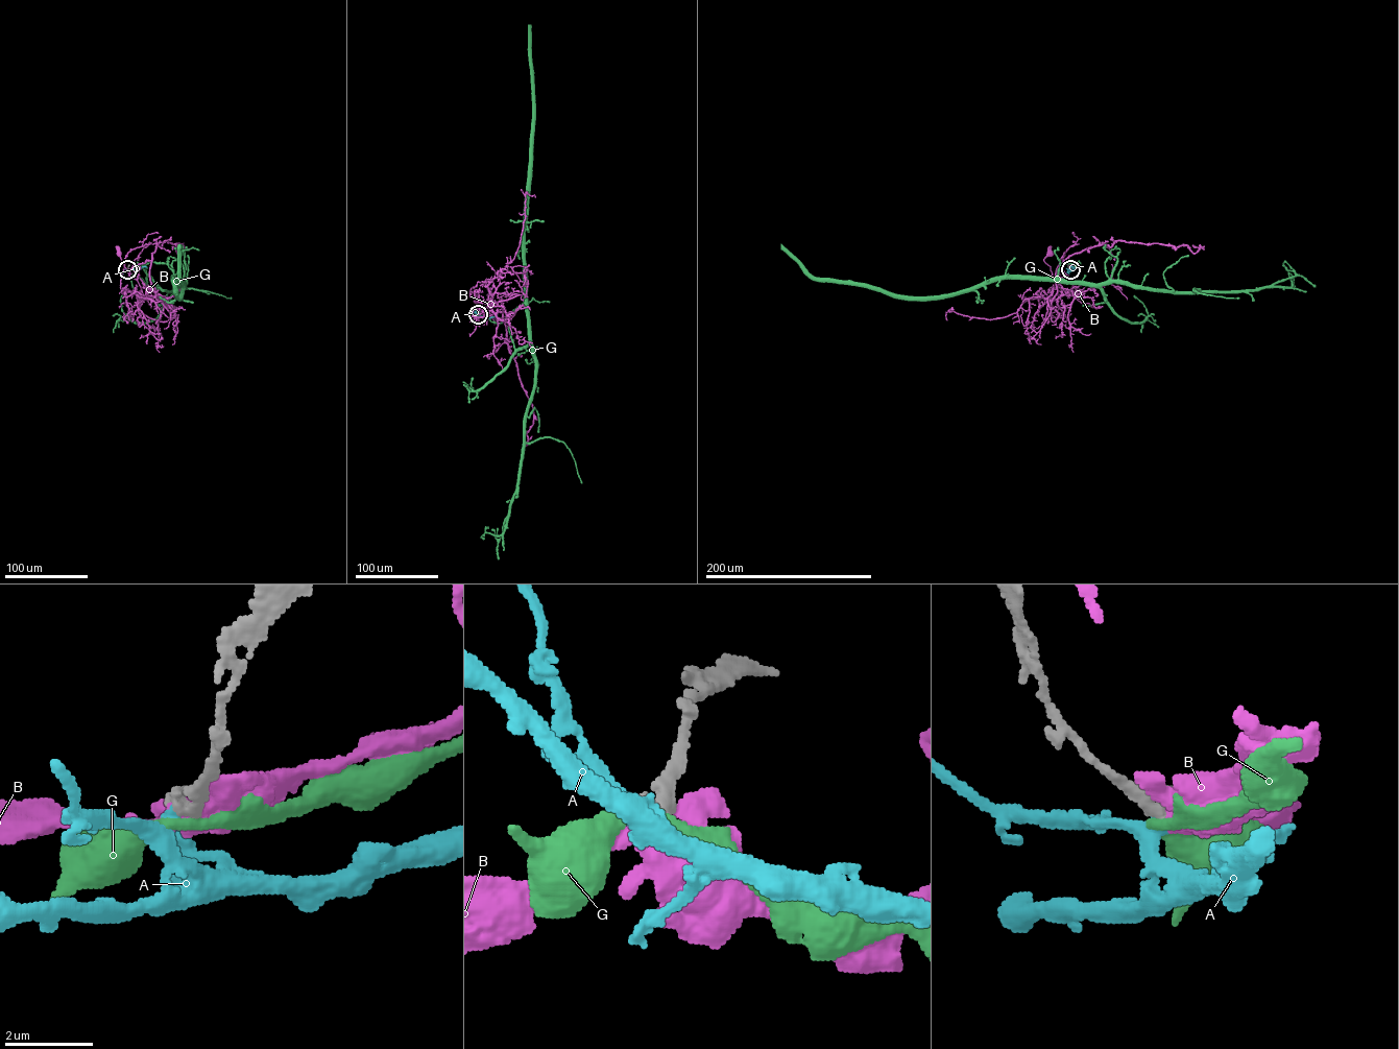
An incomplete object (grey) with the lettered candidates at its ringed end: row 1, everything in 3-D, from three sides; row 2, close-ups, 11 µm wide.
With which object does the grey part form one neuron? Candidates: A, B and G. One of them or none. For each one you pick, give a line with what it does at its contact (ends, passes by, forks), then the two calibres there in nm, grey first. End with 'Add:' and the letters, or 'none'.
A: It passes by. Thickness 380 nm (grey) against 260 nm
Add: A

